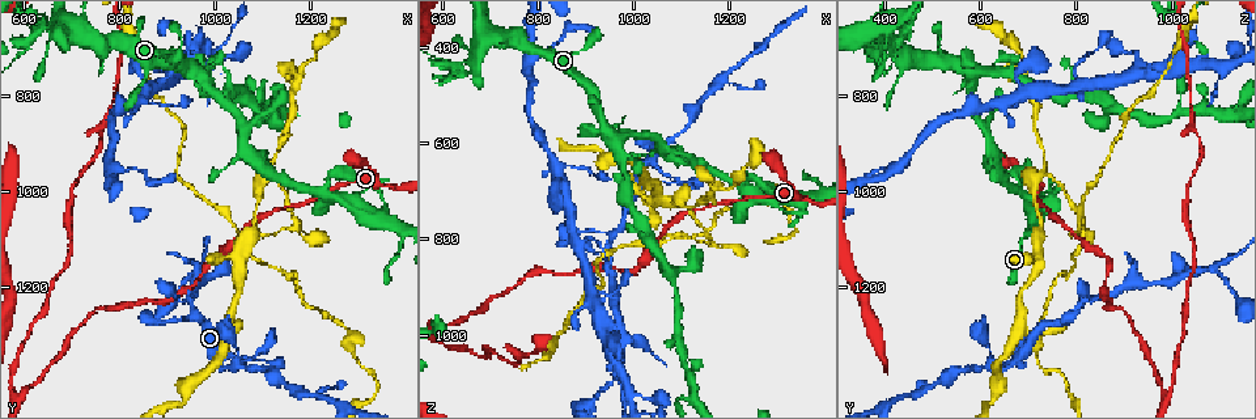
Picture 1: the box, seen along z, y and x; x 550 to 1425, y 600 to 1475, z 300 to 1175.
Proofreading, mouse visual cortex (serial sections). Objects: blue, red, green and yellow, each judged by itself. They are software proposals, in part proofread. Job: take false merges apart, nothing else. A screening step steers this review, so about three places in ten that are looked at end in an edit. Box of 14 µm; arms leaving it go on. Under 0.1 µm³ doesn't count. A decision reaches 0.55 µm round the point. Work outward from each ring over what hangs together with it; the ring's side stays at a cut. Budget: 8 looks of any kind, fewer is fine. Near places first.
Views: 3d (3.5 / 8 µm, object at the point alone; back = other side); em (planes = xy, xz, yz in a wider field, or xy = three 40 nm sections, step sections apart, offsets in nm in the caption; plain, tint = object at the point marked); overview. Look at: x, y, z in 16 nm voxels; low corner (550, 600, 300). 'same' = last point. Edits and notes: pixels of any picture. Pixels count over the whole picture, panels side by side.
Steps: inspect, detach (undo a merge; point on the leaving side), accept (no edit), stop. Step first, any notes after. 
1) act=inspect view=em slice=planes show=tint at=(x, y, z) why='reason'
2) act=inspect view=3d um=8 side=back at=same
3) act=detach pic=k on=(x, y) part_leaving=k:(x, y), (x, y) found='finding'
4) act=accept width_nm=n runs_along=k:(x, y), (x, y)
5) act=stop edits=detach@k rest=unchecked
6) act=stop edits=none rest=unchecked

act=inspect view=3d um=8 at=(960, 745, 600) why='four arms meet'

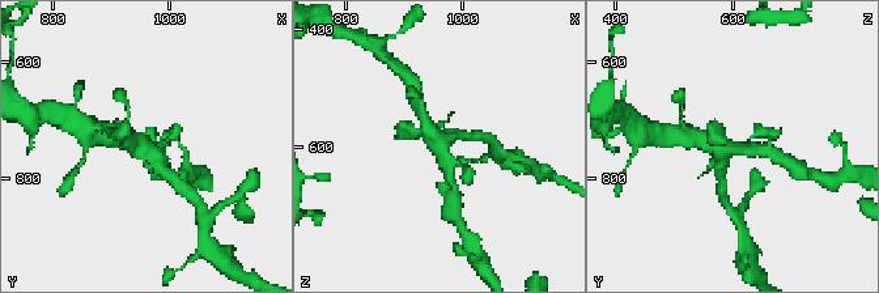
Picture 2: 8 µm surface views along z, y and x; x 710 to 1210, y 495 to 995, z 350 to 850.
act=inspect view=3d um=3.5 at=(960, 745, 600) why='zoom in'

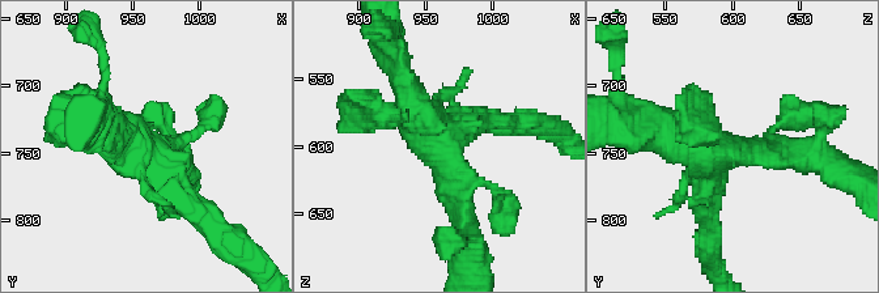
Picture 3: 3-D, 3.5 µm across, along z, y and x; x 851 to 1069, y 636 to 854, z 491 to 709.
act=inspect view=em slice=xy step=2 show=tint at=(960, 748, 604) why='need the tissue'

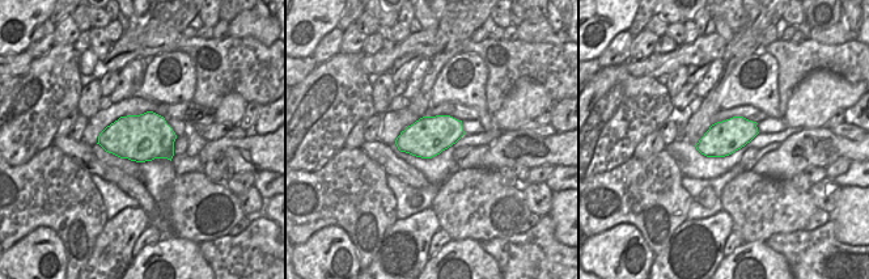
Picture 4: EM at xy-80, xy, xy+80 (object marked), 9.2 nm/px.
act=accept runs_along=3:(105, 127), (141, 151), (202, 219) found='all the same cell'

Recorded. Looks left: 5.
act=inspect view=3d um=3.5 at=(1055, 855, 600) why='arms part here'

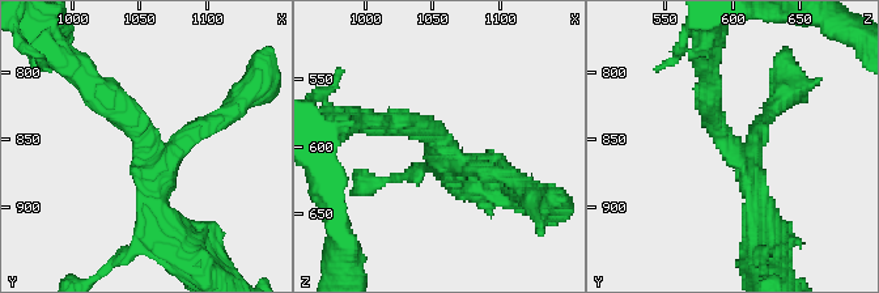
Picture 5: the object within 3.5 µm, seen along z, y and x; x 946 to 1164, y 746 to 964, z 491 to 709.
act=inspect view=em slice=xy step=3 show=tint at=(1056, 856, 598) why='shape alone is not enough'

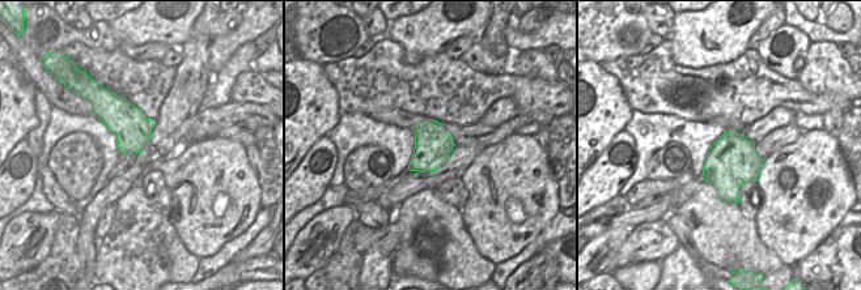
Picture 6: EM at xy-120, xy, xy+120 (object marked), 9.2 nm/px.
act=inspect view=em slice=xy step=2 show=tint at=same

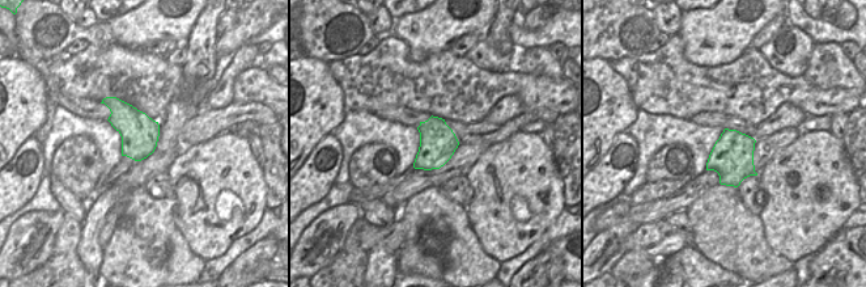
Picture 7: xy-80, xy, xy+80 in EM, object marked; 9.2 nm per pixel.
act=accept arm_widths_nm=200,300,300 found='all the same cell'

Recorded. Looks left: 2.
act=inspect view=3d um=8 at=(1040, 1370, 630)

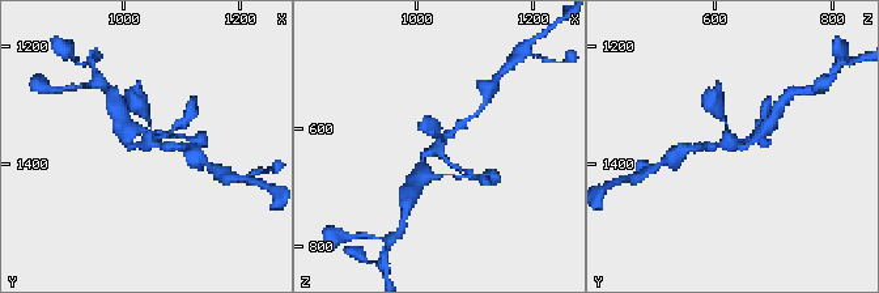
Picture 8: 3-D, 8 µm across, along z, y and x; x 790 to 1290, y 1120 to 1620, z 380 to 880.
act=inspect view=3d um=3.5 at=(1045, 1365, 630) why='closer look'

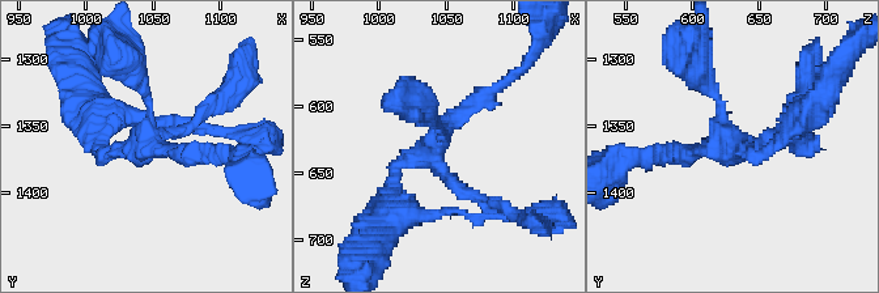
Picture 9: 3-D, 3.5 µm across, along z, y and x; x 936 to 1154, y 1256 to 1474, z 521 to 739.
act=accept runs_along=9:(389, 195), (396, 168), (501, 84) found='all the same cell'

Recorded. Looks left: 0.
act=stop edits=none rest=unchecked

